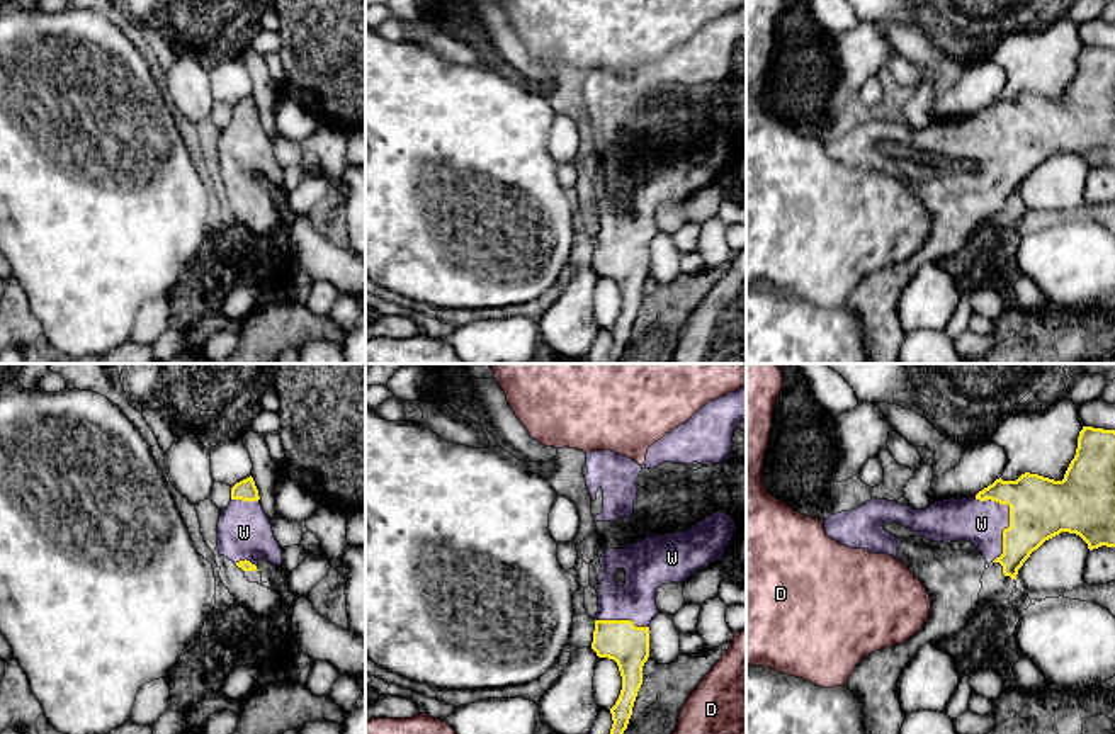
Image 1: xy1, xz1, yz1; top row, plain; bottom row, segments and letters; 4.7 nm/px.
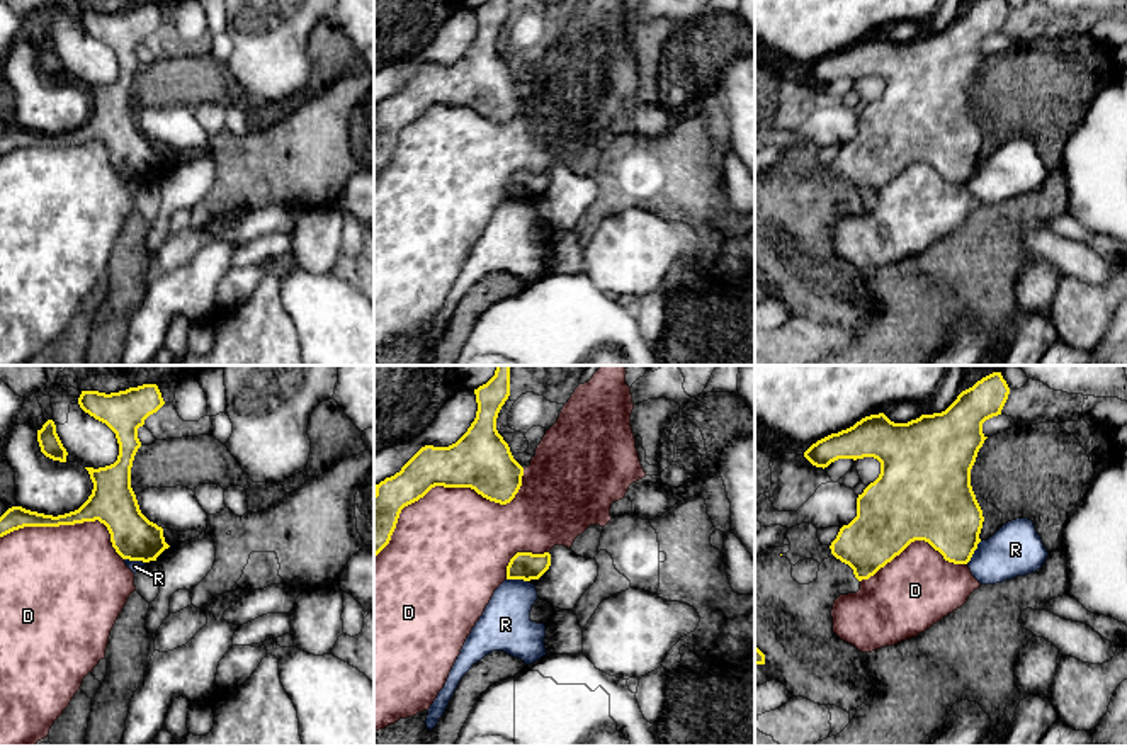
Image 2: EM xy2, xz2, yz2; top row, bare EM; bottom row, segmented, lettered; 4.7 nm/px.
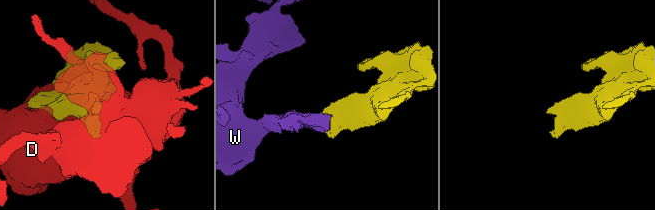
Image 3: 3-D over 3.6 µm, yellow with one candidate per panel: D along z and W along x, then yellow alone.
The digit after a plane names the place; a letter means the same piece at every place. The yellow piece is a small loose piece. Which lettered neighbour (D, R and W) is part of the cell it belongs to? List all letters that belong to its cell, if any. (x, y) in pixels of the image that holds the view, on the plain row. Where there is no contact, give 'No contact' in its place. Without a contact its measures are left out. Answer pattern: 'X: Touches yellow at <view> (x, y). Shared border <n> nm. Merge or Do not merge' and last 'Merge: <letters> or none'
D: Touches yellow at xz2 (446, 106). Shared border 850 nm. Do not merge
R: Touches yellow at yz2 (973, 172). Shared border 130 nm. Do not merge
W: Touches yellow at yz1 (1010, 138). Shared border 320 nm. Merge
Merge: W

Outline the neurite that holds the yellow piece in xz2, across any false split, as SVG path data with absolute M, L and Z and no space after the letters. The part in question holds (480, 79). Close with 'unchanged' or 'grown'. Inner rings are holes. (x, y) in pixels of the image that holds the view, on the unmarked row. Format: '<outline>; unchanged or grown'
M488 0L474 8L478 31L467 51L449 66L422 66L391 97L376 104L374 178L389 163L399 133L432 107L471 107L483 117L507 124L522 105L524 87L496 49L496 37L510 15L510 0Z; unchanged

